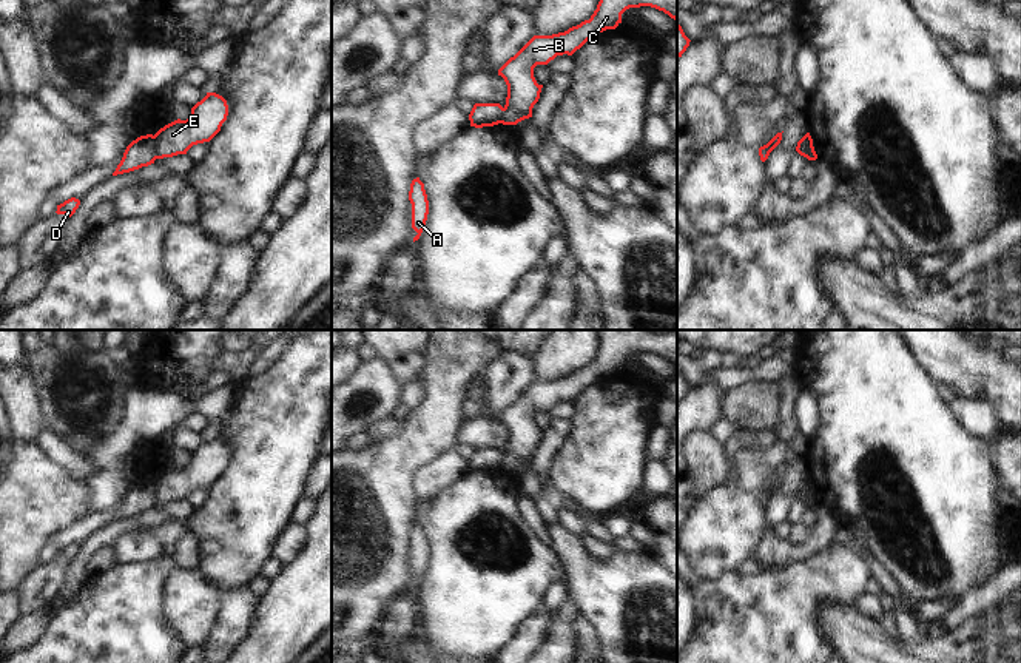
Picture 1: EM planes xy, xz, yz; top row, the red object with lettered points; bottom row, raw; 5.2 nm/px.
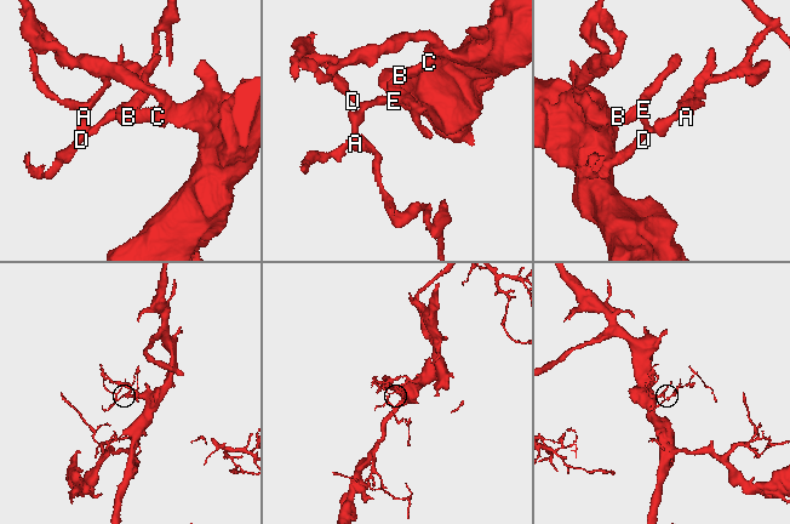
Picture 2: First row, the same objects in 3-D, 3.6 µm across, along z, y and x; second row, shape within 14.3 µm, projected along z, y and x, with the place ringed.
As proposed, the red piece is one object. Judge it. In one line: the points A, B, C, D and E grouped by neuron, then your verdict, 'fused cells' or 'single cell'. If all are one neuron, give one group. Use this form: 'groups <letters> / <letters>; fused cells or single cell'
groups A D / B C E; fused cells

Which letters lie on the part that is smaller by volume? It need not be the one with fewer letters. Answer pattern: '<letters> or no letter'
A, D

